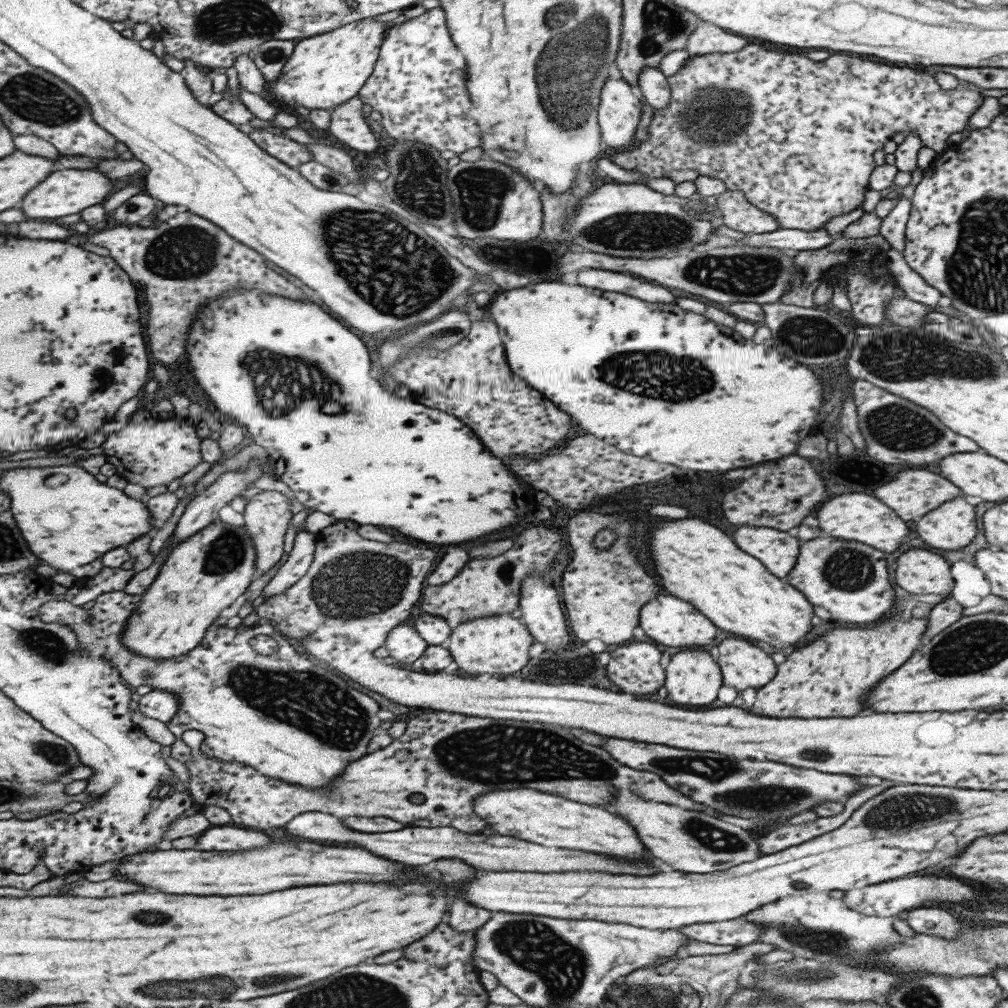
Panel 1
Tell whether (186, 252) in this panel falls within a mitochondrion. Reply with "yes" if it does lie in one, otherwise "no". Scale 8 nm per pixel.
yes

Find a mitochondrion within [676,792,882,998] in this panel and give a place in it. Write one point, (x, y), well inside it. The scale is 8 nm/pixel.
(822, 940)

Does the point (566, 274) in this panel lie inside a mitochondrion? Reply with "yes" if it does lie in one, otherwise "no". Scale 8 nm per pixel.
no

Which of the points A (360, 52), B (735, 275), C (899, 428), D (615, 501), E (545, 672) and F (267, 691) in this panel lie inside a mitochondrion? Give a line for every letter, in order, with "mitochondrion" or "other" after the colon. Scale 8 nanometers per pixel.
A: other
B: mitochondrion
C: mitochondrion
D: other
E: other
F: mitochondrion

